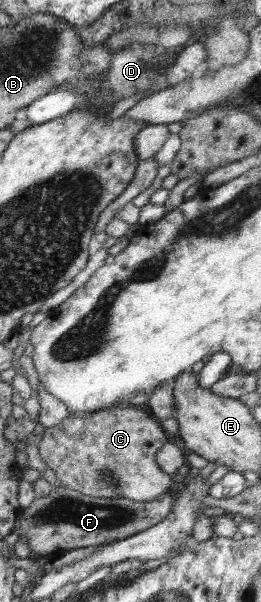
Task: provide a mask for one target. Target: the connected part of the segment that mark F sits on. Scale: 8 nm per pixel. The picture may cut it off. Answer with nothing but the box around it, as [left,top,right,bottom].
[17,484,174,556]

